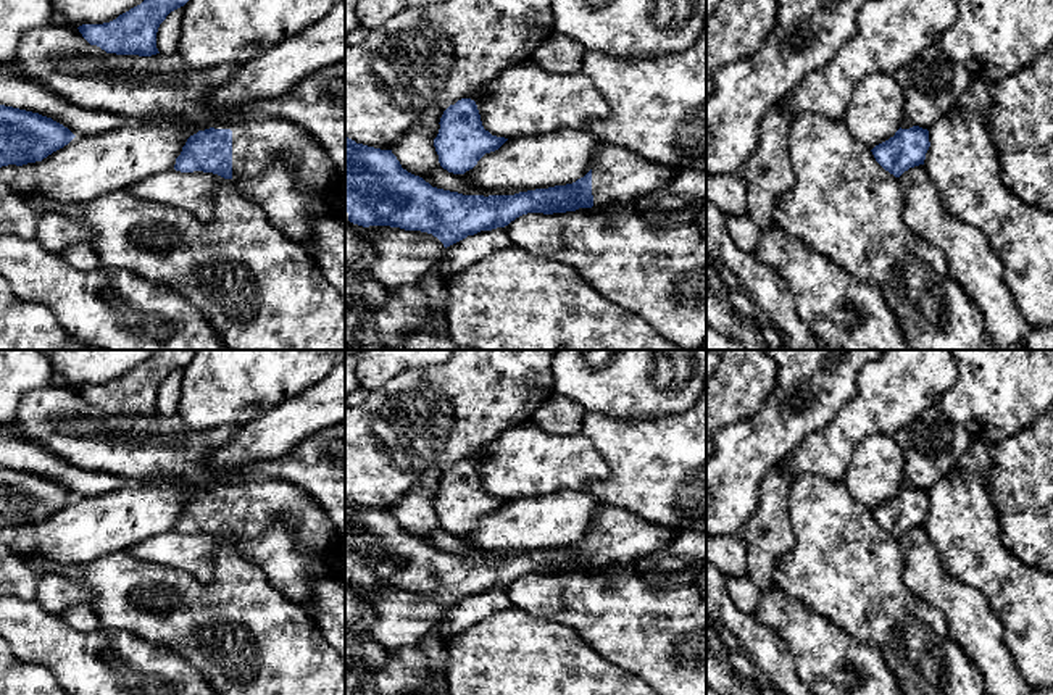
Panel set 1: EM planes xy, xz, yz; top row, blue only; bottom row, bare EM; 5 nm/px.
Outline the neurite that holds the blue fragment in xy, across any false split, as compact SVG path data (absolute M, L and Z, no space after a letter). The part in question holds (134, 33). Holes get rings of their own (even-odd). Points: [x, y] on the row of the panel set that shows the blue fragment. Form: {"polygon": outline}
{"polygon": "M144 0L140 5L103 24L82 24L79 32L106 53L152 56L156 48L156 32L166 16L189 0Z"}

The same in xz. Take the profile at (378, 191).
{"polygon": "M345 135L345 211L348 221L363 227L390 226L405 231L421 231L450 247L481 231L505 227L527 213L566 213L579 208L598 208L614 203L631 203L661 190L677 169L653 163L631 150L598 142L590 171L572 184L535 189L514 195L463 195L432 187L422 177L402 168L392 150L356 144Z"}

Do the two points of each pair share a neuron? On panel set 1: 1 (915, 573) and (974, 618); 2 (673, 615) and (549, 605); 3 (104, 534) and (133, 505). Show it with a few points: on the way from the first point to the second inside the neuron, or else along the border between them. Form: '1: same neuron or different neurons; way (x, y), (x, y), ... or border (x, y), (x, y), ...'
1: same neuron; way (929, 579), (960, 603)
2: same neuron; way (642, 615), (620, 615), (591, 603), (579, 603)
3: same neuron; way (110, 526), (124, 510)

